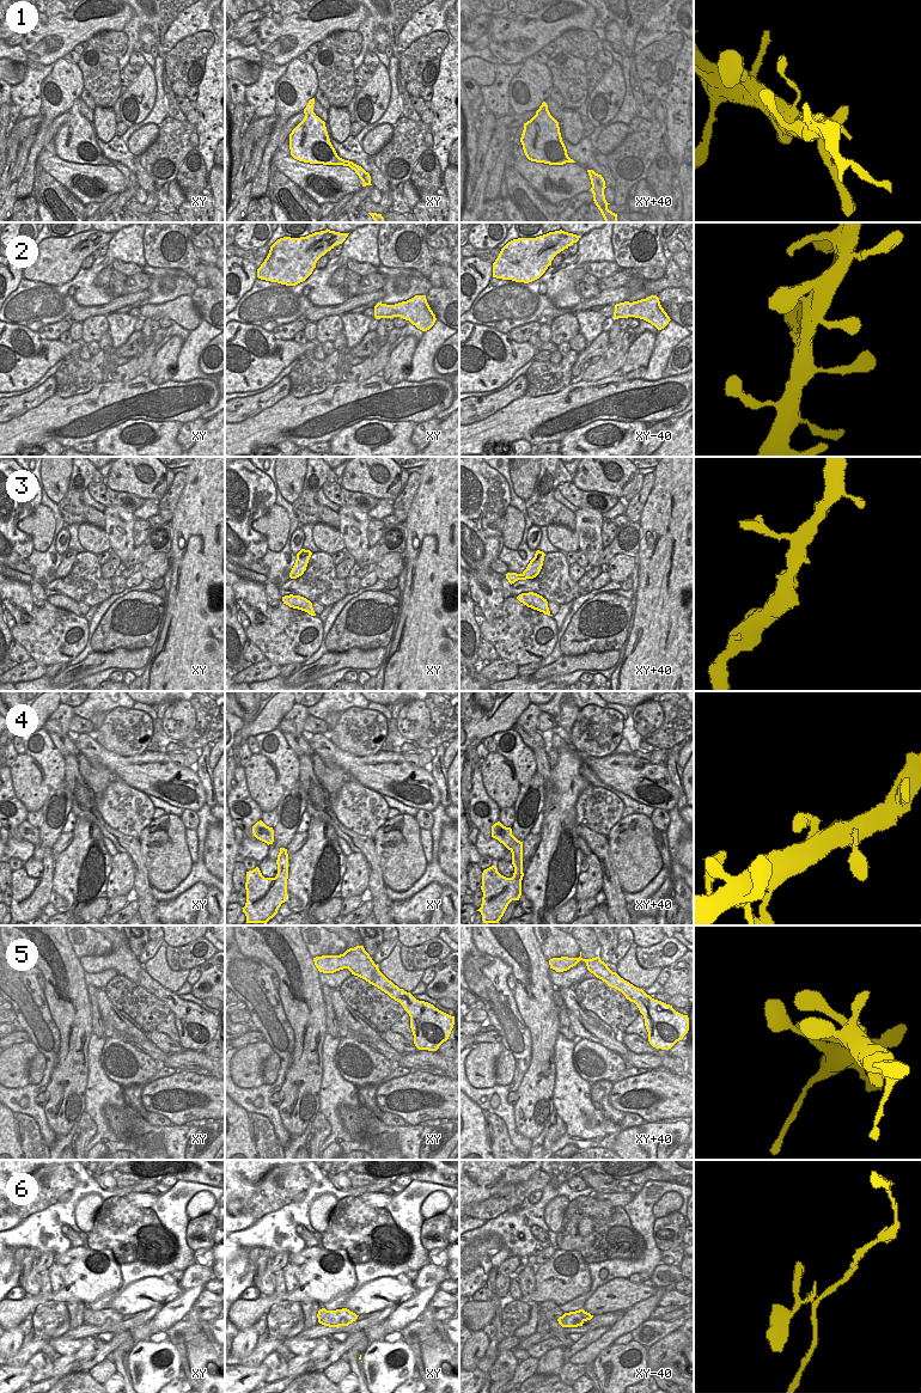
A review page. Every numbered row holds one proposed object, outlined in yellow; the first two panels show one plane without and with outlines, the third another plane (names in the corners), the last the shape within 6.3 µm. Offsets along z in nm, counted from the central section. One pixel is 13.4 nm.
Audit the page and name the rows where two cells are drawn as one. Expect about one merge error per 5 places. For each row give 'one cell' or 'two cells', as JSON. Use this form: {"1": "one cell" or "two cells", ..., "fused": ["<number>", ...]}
{"1": "one cell", "2": "one cell", "3": "one cell", "4": "one cell", "5": "one cell", "6": "two cells", "fused": ["6"]}

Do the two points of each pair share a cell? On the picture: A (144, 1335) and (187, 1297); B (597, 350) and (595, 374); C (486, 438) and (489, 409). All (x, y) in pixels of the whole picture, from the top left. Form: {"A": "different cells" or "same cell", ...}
{"A": "same cell", "B": "different cells", "C": "different cells"}

